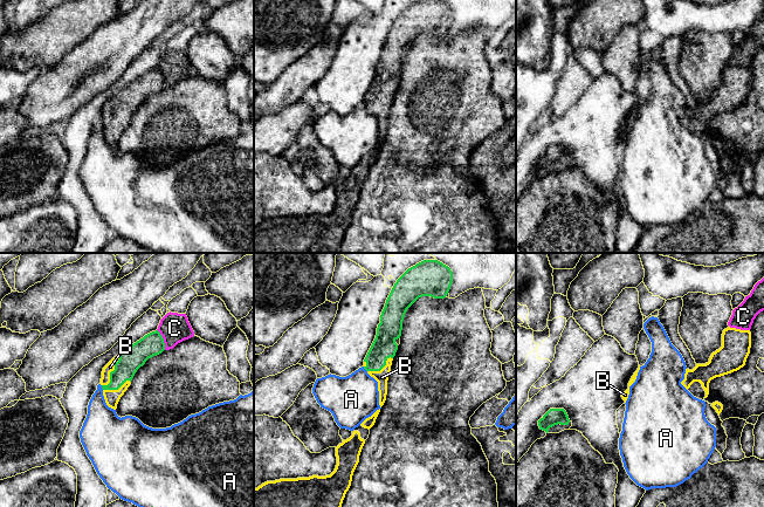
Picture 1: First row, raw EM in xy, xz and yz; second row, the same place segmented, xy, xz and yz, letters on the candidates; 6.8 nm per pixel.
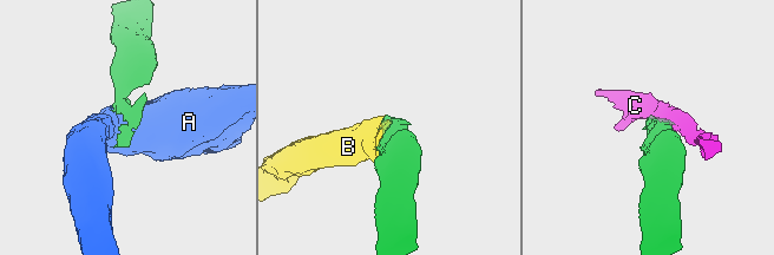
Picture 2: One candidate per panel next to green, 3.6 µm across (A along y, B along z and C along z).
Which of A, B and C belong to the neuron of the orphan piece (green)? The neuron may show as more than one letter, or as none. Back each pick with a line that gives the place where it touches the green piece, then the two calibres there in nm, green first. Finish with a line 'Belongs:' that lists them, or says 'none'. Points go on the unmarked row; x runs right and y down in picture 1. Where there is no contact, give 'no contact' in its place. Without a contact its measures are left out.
B: contact xy (110, 110); calibres 160 and 60 nm
Belongs: B

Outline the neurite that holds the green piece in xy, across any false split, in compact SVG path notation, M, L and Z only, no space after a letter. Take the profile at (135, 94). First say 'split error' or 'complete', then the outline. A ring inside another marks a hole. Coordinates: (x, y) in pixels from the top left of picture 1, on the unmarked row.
split error; M158 68L145 73L125 89L113 95L102 109L101 123L109 145L116 148L117 142L131 122L137 108L145 100L165 88L164 76Z

